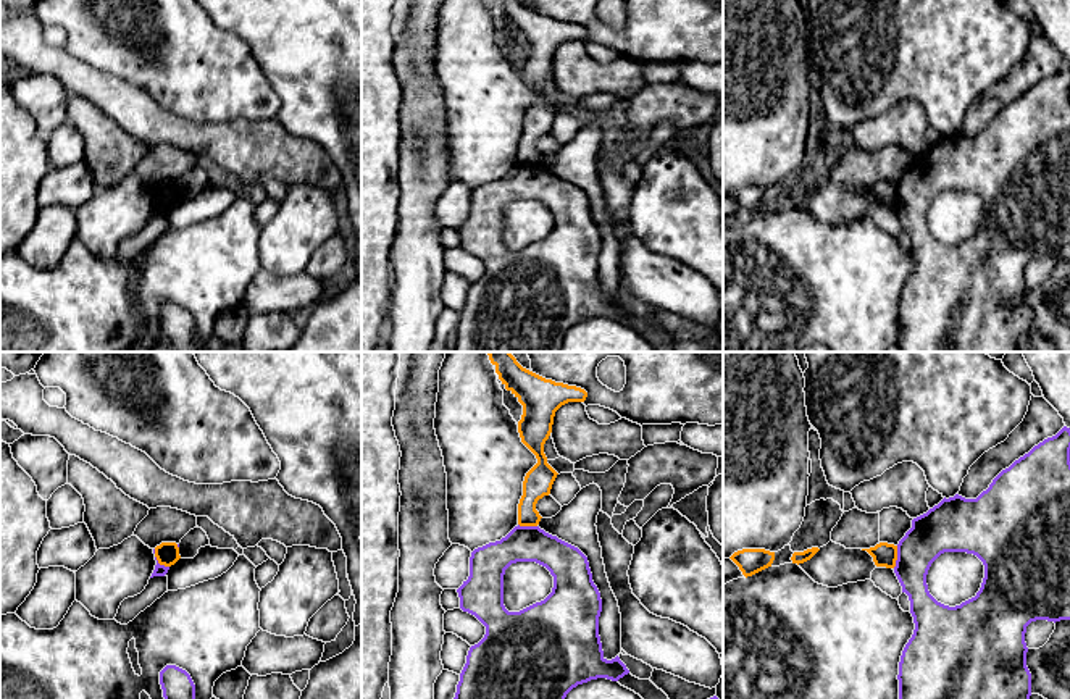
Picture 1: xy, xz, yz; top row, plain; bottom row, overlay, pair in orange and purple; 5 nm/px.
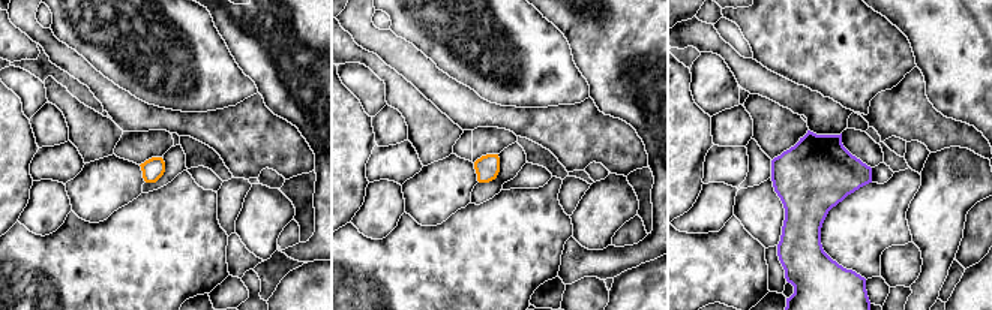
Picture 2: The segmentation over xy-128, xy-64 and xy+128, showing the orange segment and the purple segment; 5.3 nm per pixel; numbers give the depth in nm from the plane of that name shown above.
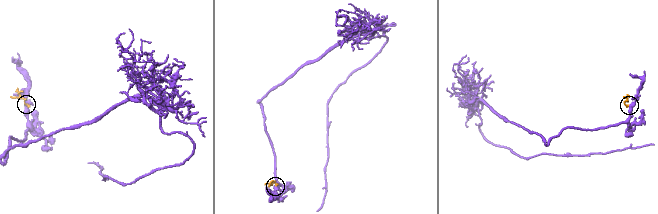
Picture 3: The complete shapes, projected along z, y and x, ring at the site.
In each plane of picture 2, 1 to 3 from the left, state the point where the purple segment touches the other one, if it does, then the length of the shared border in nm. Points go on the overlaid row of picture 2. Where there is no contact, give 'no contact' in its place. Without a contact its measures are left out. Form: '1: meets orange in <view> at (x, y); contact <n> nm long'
1: no contact
2: no contact
3: no contact

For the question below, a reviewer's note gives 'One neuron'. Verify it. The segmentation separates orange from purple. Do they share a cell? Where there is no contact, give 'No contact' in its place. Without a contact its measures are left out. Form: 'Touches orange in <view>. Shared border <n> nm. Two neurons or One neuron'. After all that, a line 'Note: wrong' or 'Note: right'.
Touches orange in yz. Shared border 110 nm. Two neurons
Note: wrong

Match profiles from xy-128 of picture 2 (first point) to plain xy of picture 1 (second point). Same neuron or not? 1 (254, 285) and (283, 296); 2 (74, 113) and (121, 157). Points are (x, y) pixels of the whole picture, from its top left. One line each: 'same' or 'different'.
1: different
2: same

